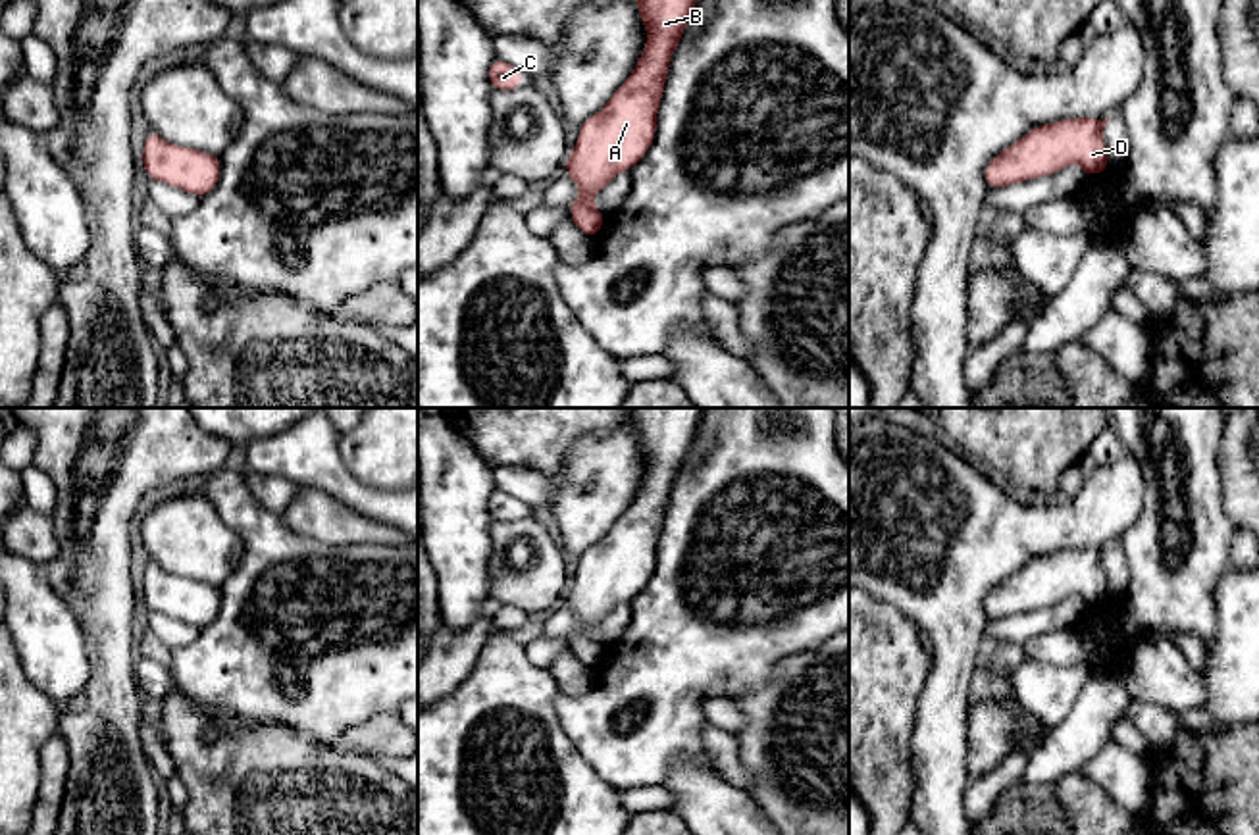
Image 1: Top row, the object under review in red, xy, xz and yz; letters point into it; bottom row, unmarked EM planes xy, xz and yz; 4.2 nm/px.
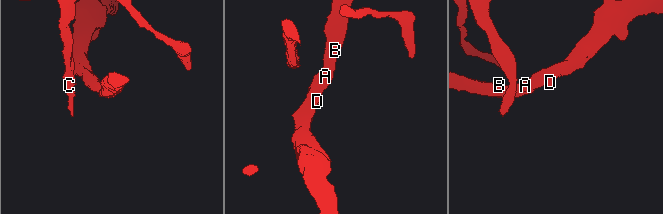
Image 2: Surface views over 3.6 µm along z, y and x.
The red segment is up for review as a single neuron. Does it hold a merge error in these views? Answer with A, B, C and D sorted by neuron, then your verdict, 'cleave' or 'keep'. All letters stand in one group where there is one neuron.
A B C D; keep

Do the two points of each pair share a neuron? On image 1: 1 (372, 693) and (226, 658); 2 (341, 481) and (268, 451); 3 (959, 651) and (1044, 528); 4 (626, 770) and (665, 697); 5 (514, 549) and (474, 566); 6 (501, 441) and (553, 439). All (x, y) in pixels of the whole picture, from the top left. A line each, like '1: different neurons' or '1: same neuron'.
1: same neuron
2: same neuron
3: same neuron
4: same neuron
5: different neurons
6: same neuron

